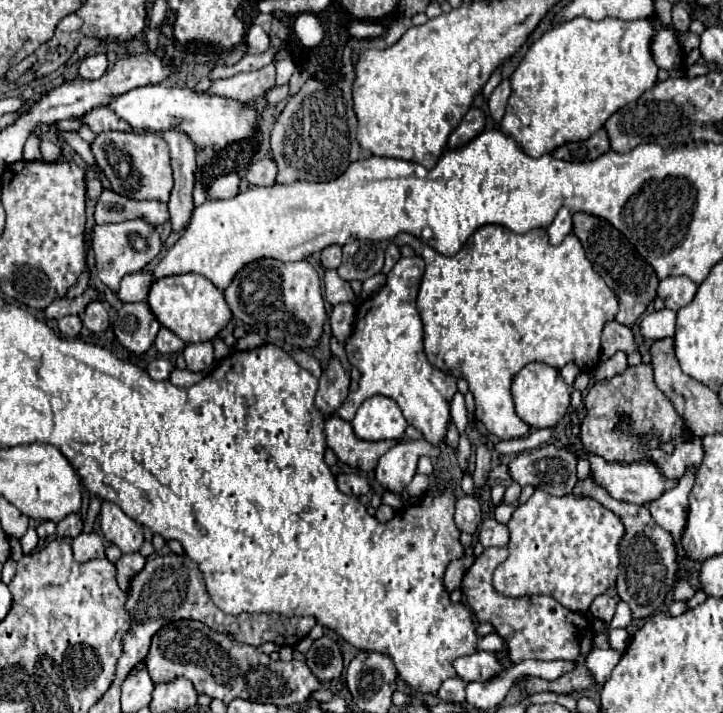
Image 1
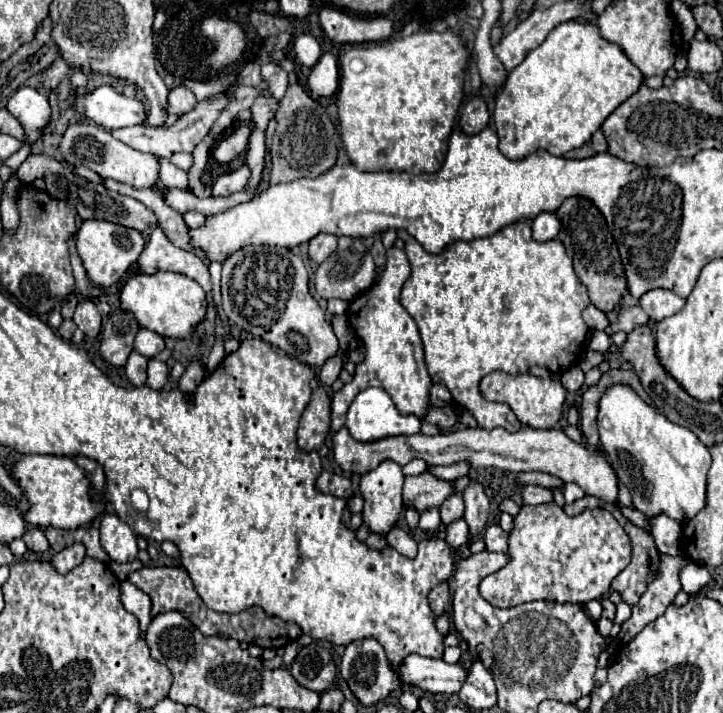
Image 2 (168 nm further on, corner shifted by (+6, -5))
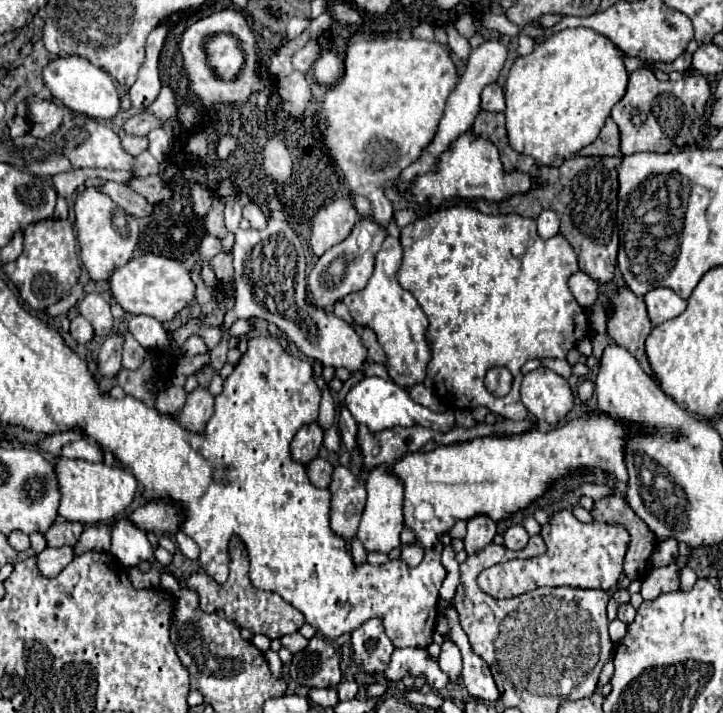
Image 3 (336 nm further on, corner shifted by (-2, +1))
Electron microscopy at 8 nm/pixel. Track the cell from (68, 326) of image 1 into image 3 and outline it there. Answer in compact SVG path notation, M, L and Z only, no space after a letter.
M76 316L72 322L70 322L70 336L78 342L78 344L86 344L92 340L94 336L94 330L90 326L90 322L84 318L84 316Z

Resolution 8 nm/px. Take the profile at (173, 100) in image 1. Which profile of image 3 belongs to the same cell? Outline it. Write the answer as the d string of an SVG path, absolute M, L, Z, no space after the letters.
M78 54L52 58L42 68L42 80L44 80L44 86L52 92L52 96L58 98L64 106L68 106L76 114L82 114L88 118L94 116L100 120L110 120L112 116L120 112L120 96L116 92L112 78L104 70L92 66L90 60Z

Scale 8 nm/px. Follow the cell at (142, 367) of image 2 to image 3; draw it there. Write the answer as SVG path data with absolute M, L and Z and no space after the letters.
M122 332L124 338L124 350L122 350L122 366L128 370L136 370L140 368L140 364L144 362L146 350L134 340L134 336L130 332Z

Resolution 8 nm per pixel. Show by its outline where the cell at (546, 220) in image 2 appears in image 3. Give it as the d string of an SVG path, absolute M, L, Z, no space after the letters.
M544 210L544 212L538 216L536 222L538 222L538 234L540 234L540 238L548 240L548 238L552 238L552 236L558 234L560 222L558 222L556 212L552 212L552 210Z

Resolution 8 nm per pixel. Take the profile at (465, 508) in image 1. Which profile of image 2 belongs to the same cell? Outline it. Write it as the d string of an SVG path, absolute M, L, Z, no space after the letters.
M458 518L456 522L446 526L446 542L454 548L470 542L470 530L468 530L468 524L464 522L464 518Z

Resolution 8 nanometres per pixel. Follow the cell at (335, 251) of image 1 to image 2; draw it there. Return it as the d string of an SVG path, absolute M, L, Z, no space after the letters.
M318 234L316 238L310 240L310 250L308 250L310 260L314 264L322 264L332 252L336 252L336 244L338 244L338 238L336 236Z

